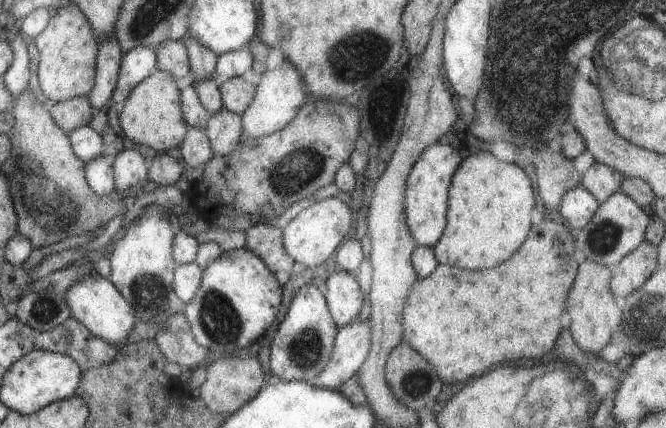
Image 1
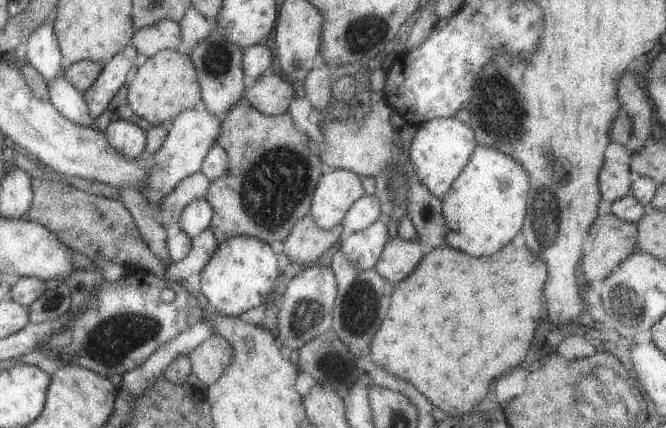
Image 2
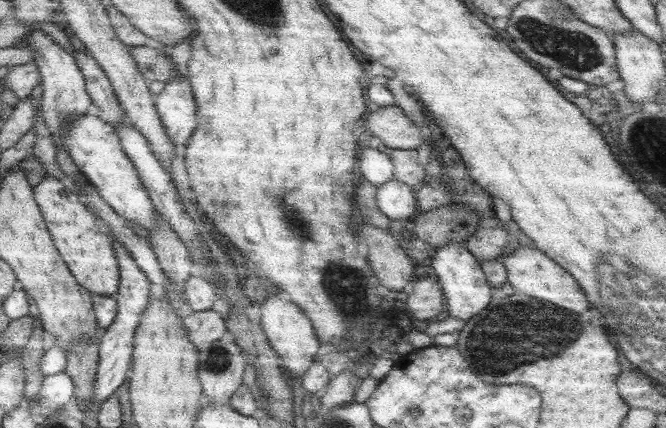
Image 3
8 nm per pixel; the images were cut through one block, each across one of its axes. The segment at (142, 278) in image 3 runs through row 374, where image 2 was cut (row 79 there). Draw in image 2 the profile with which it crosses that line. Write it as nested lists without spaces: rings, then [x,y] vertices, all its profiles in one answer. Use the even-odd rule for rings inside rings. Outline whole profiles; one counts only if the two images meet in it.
[[[127,44],[119,54],[109,58],[109,62],[103,66],[103,72],[99,74],[99,78],[95,78],[95,82],[85,92],[81,92],[91,120],[95,120],[107,108],[107,104],[111,102],[115,92],[127,82],[125,76],[129,72],[135,56],[137,56],[135,46]]]

